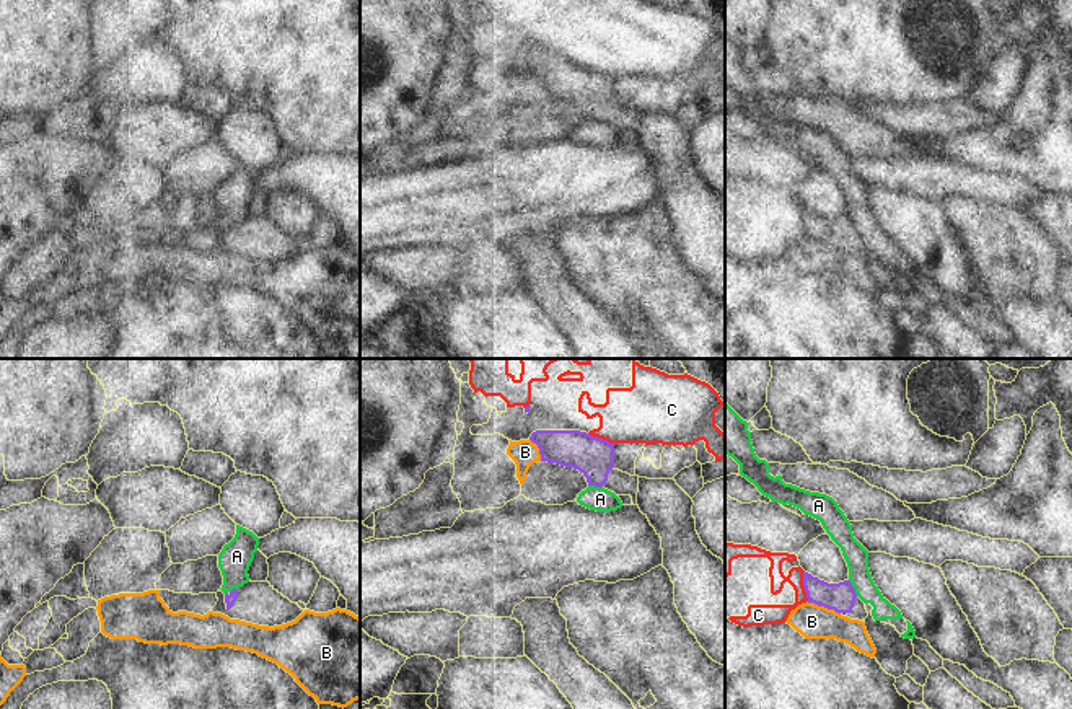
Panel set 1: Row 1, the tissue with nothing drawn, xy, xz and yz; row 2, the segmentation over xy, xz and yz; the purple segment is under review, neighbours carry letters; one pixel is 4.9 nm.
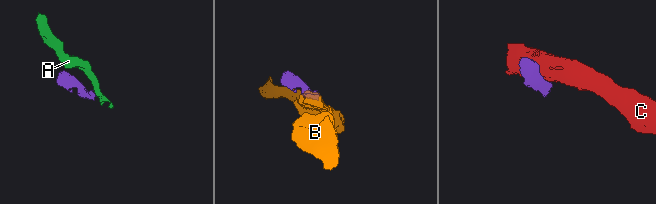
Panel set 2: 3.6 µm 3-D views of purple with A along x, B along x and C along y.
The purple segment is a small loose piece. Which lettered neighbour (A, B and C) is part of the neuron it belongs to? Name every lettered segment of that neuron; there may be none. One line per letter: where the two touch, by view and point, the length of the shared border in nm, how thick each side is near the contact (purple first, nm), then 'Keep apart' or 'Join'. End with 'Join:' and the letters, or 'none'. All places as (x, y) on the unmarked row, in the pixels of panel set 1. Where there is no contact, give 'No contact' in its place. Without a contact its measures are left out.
A: Touches purple at yz (852, 222). Shared border 100 nm. Thickness 140 nm (purple) against 120 nm. Keep apart
B: Touches purple at yz (823, 240). Shared border 180 nm. Thickness 140 nm (purple) against 170 nm. Keep apart
C: Touches purple at yz (804, 220). Shared border 150 nm. Thickness 140 nm (purple) against 100 nm. Keep apart
Join: none.

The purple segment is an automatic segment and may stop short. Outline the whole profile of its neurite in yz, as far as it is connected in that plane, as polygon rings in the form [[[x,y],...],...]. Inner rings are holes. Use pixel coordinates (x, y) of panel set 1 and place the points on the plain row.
[[[803,207],[803,222],[808,238],[834,244],[850,254],[865,256],[868,251],[865,238],[857,231],[850,215],[828,218],[808,207]]]

